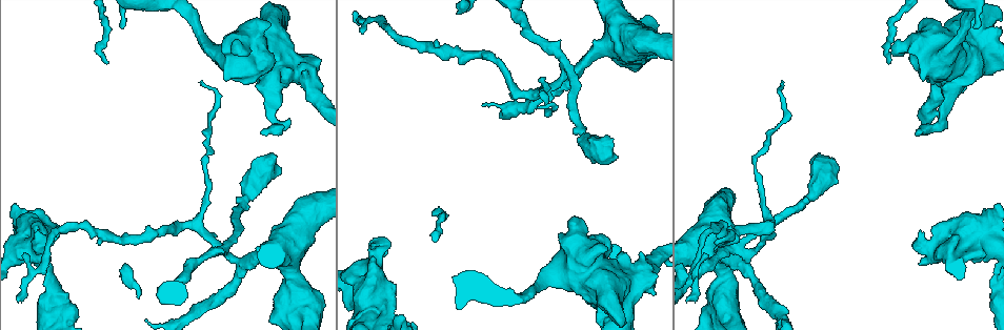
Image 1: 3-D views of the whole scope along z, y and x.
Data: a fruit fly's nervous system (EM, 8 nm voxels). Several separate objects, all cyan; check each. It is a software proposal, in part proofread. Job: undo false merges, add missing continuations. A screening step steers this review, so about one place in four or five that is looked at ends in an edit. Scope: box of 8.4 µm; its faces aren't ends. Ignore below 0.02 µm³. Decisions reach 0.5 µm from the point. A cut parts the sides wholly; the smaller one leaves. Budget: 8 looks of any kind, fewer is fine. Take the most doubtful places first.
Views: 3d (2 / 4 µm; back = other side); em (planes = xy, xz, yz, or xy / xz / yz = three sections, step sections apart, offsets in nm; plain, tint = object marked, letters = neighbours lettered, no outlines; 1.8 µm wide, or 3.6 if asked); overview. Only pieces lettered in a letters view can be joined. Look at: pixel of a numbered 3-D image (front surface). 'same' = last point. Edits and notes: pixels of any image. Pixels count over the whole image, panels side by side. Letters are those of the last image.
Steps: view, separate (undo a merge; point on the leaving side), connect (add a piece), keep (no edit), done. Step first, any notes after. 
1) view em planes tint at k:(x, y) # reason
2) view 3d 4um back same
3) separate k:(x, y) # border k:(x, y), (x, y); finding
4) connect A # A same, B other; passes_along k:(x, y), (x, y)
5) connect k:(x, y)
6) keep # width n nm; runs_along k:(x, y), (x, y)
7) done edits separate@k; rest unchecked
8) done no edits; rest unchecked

view 3d 4um at 1:(562, 73) # narrows sharply

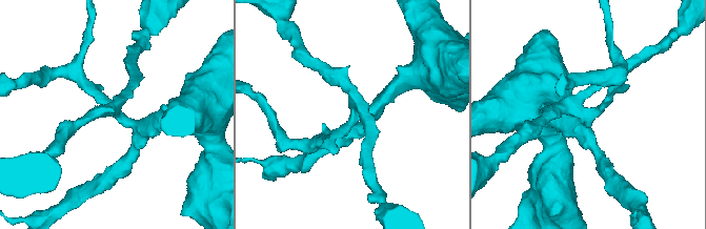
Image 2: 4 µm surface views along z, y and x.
view em planes letters at 2:(119, 119) # arms 4

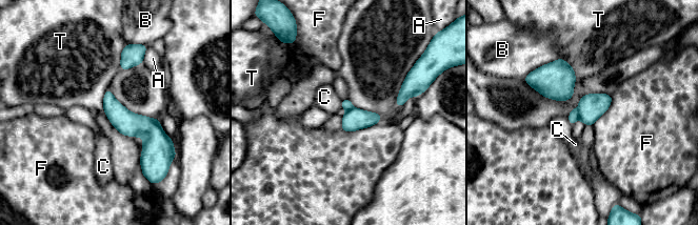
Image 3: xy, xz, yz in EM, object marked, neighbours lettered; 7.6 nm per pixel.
separate 3:(573, 117) # A other, B other, C other, F other, T other; border 3:(576, 109), (578, 117); a second cell is stuck on

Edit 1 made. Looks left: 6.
view 3d 4um at 1:(273, 81)

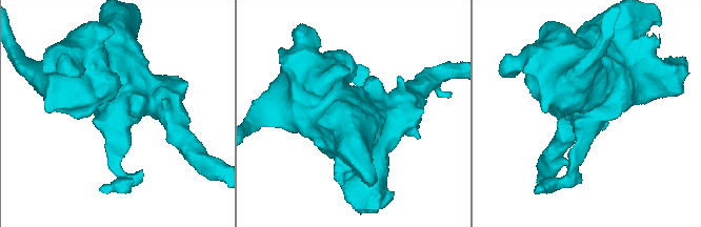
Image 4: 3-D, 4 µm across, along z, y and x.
view em 3.6um xz step 4 letters at 4:(115, 113)

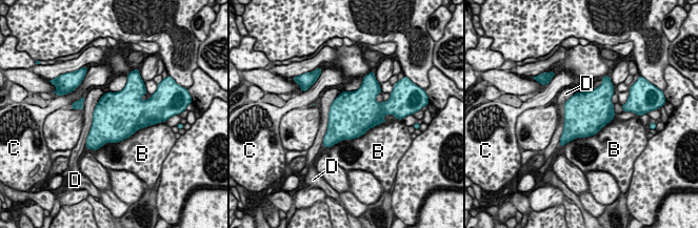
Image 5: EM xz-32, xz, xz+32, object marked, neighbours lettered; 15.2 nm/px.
keep # B other, C other, D other; border 5:(576, 91), (564, 103), (559, 140); all the same cell

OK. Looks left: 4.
view em yz step 16 letters at 1:(973, 26) # long arm stops here

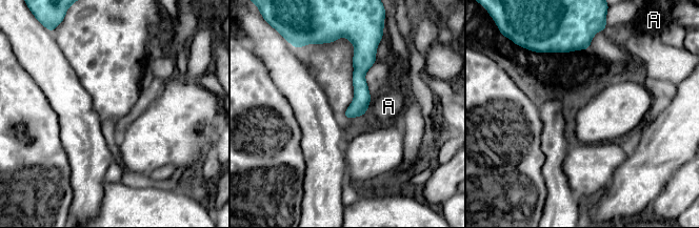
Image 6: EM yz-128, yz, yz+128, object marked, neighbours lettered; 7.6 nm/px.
view em planes letters same # cut it another way

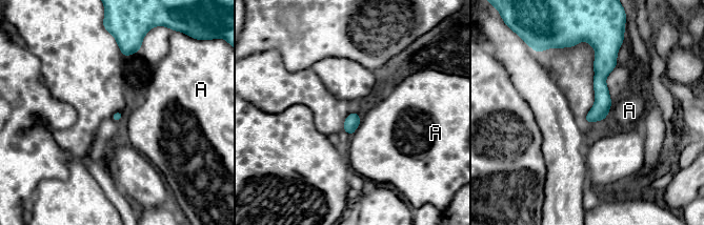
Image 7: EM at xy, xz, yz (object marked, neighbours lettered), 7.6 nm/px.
keep # A other; runs_along 7:(600, 53), (600, 107), (588, 119); no lettered piece goes on from it

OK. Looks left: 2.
done edits separate@3; rest unchecked

